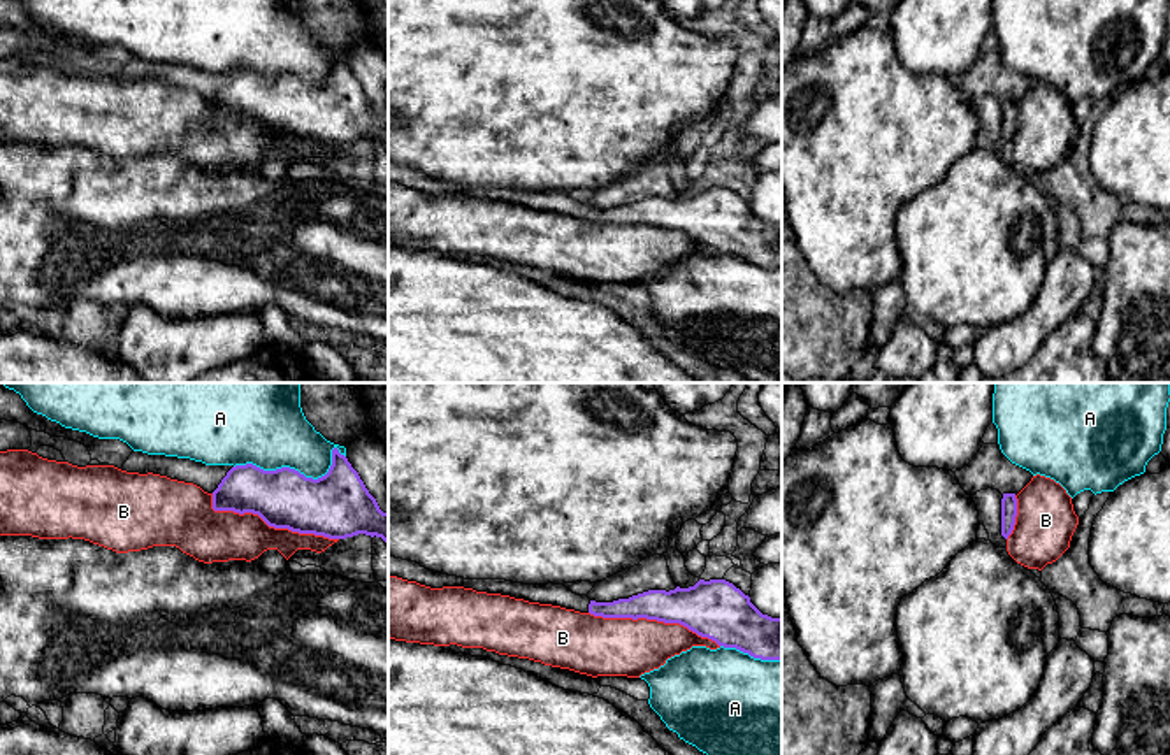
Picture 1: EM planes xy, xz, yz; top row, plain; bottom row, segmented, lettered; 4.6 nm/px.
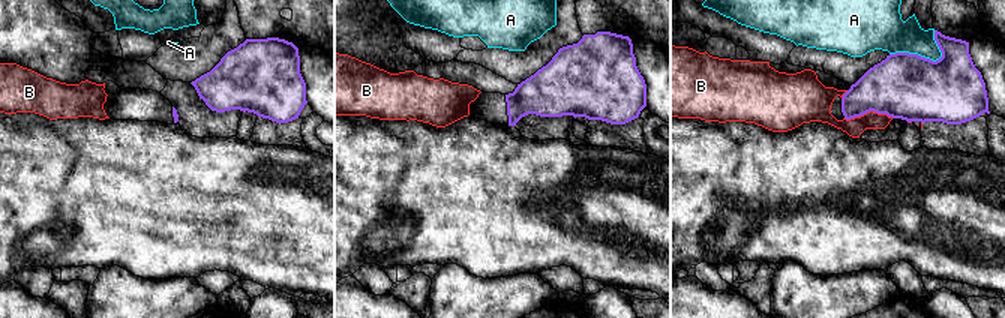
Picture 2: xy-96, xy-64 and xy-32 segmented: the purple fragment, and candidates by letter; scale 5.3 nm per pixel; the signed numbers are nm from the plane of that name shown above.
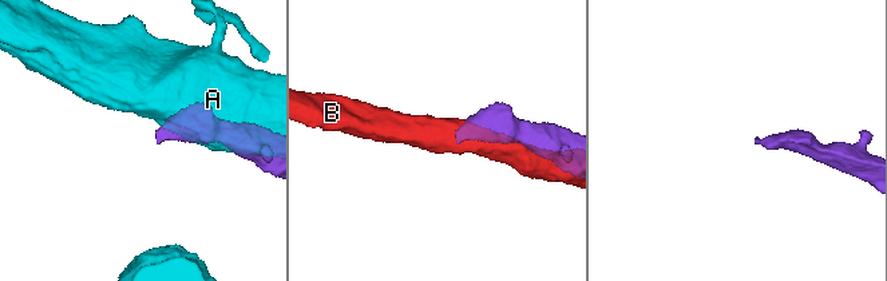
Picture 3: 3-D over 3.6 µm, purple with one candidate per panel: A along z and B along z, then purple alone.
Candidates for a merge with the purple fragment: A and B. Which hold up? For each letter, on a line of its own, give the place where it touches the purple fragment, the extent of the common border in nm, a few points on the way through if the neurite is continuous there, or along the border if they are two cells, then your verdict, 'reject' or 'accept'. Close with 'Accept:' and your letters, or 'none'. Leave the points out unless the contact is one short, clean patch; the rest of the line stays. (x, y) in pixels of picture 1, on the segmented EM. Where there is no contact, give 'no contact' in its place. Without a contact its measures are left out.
A: xy (297, 471) | 500 nm | reject
B: xy (269, 525) | 600 nm | reject
Accept: none

